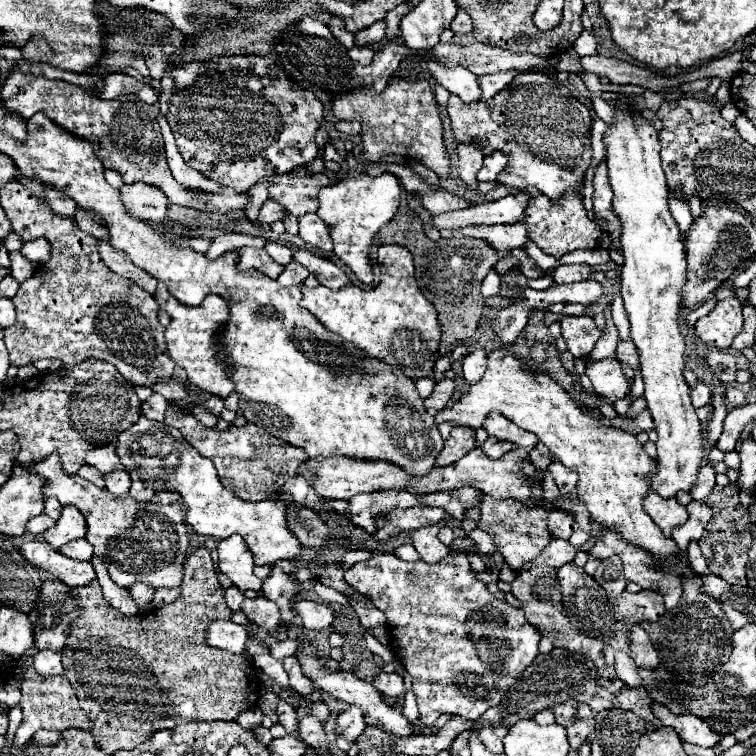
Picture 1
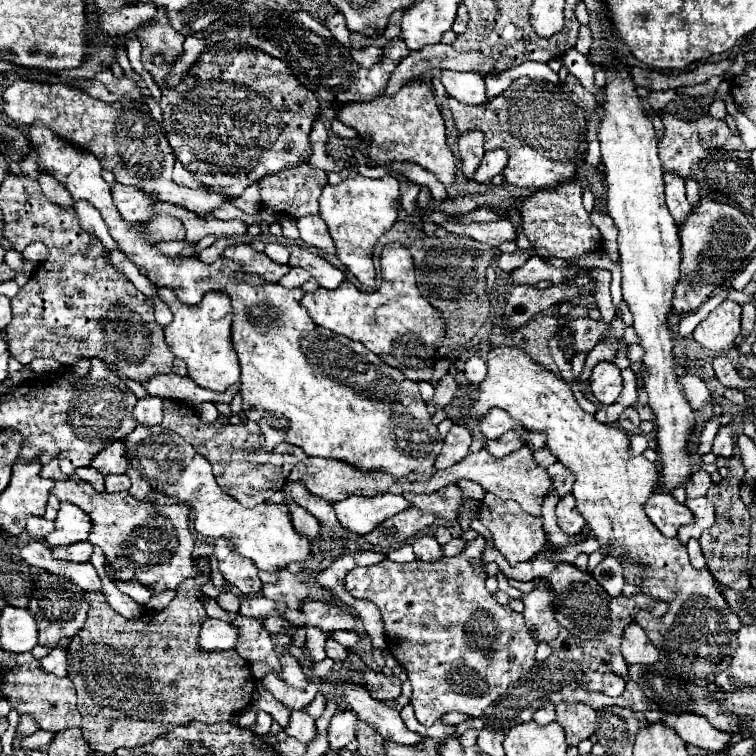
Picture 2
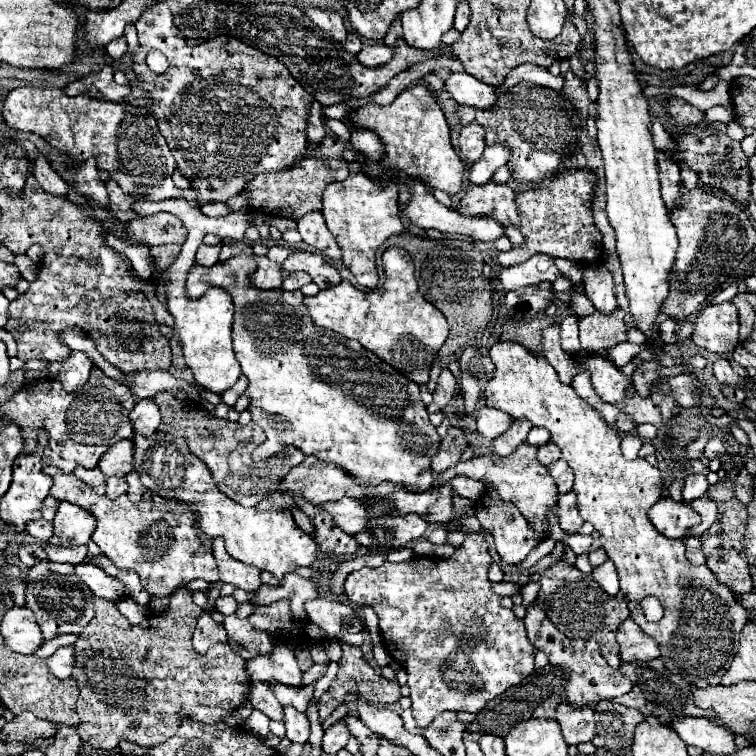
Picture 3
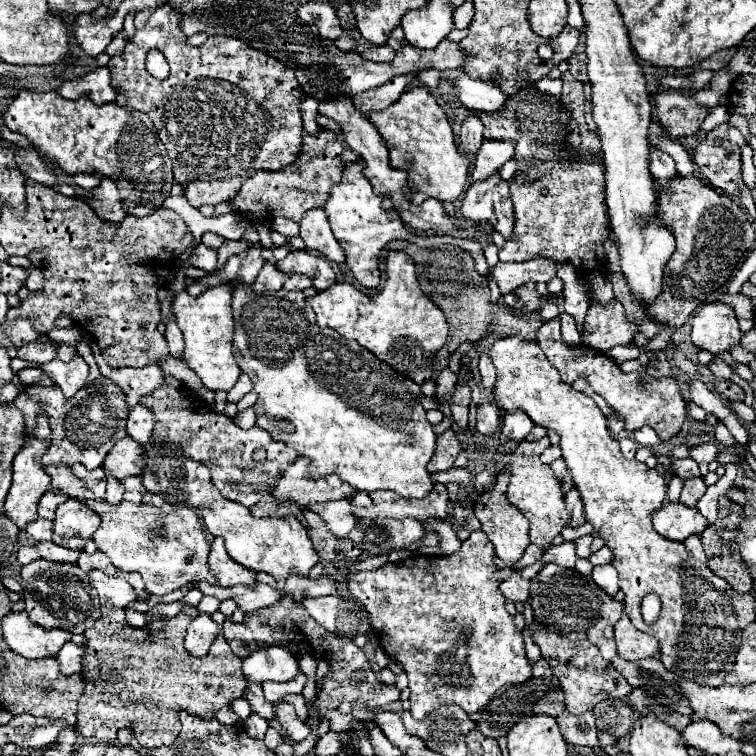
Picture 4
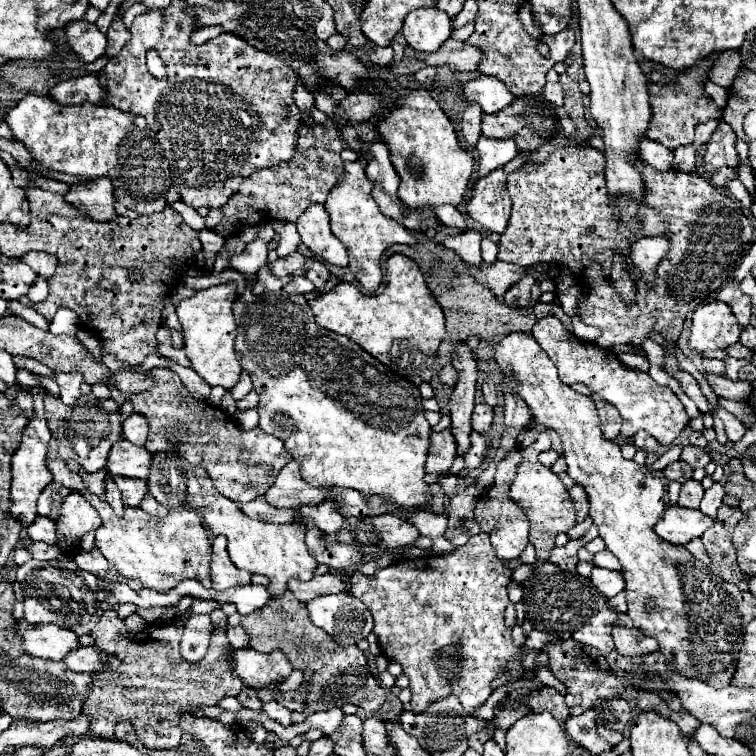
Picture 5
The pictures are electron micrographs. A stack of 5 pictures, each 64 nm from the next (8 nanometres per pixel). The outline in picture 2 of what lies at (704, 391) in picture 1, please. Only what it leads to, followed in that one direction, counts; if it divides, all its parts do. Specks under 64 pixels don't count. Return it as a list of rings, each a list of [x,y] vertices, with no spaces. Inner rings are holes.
[[[690,372],[686,376],[680,376],[680,386],[684,388],[686,400],[694,410],[698,410],[706,404],[706,384],[698,376],[694,376]]]

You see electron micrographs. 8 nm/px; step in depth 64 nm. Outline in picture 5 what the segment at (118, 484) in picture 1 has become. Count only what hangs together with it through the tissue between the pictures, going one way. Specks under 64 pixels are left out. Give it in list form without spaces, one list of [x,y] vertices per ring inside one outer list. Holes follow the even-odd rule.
[[[112,478],[106,480],[106,502],[114,508],[116,514],[122,514],[124,504],[122,504],[122,498],[120,498],[120,490],[118,490],[118,486],[112,482]]]

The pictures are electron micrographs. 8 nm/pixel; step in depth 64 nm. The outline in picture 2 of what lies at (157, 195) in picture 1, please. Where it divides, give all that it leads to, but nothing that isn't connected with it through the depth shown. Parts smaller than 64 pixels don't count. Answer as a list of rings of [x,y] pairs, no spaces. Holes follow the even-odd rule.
[[[114,182],[110,186],[110,190],[112,190],[114,204],[116,204],[116,208],[124,220],[128,220],[132,224],[142,224],[148,218],[152,218],[150,206],[156,204],[156,200],[152,196],[148,196],[146,192],[142,192],[138,188],[122,186],[118,182]]]

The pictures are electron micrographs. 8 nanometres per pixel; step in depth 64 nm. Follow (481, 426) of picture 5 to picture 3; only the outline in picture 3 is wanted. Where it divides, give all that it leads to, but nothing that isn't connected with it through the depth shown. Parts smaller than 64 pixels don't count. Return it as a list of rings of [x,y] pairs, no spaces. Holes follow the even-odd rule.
[[[482,406],[482,408],[478,410],[476,424],[478,424],[478,432],[480,432],[484,438],[494,440],[494,438],[500,436],[504,430],[508,430],[508,426],[512,424],[512,418],[510,418],[506,412],[500,412],[500,410],[496,410],[496,408]]]

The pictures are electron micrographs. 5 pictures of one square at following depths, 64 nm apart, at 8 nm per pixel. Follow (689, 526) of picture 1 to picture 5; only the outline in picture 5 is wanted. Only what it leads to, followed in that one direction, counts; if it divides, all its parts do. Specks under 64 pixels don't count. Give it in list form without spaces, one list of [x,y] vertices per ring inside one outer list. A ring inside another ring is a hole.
[[[720,482],[712,484],[712,488],[708,488],[704,492],[704,498],[702,498],[702,504],[700,504],[700,512],[704,512],[706,516],[716,516],[716,510],[720,508],[722,498],[724,498],[724,486]]]

